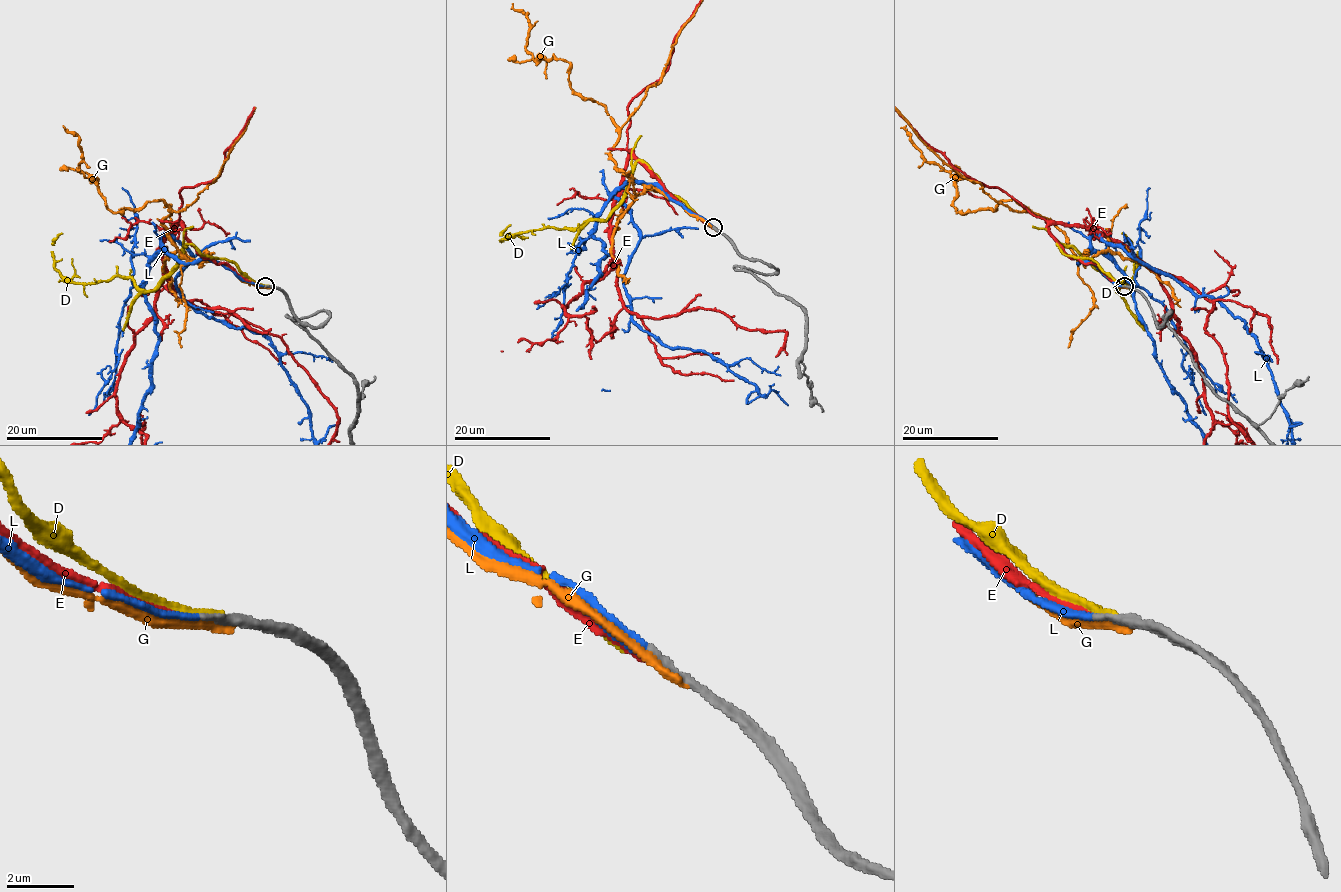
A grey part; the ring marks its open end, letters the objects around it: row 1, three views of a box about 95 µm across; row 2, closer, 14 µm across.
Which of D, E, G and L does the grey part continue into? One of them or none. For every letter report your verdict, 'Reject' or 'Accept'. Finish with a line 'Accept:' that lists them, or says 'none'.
D: Reject
E: Reject
G: Reject
L: Accept
Accept: L

